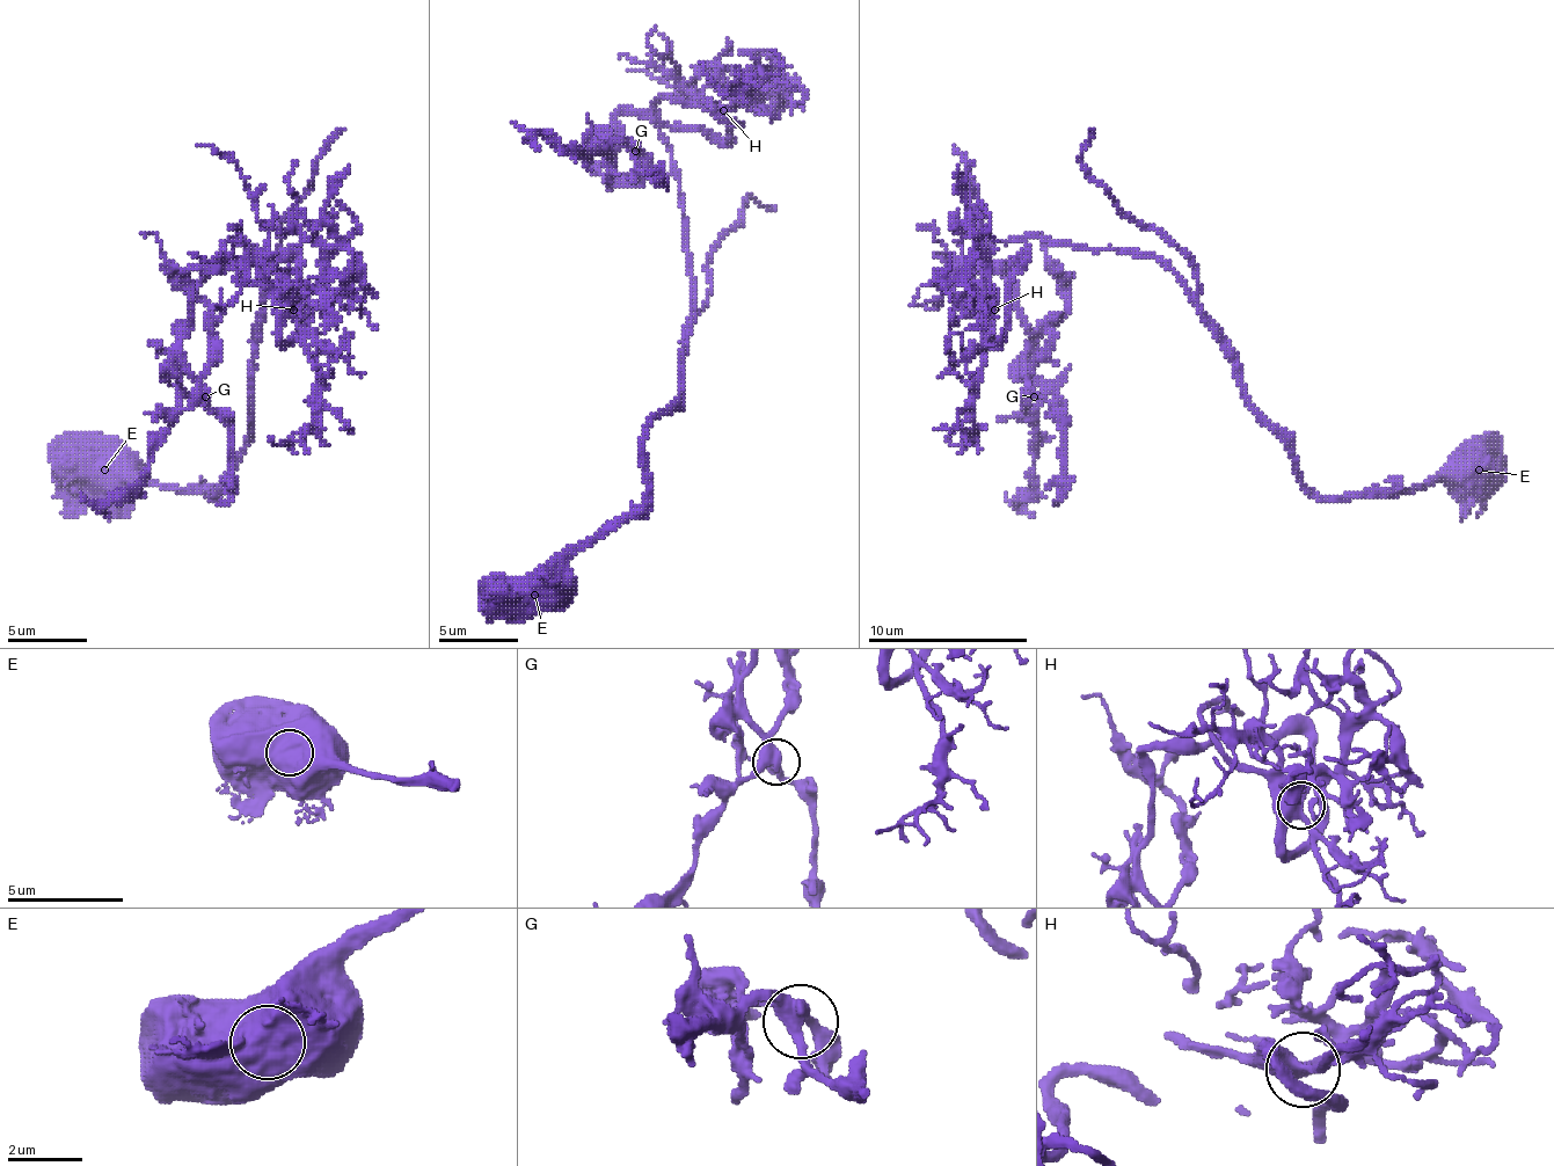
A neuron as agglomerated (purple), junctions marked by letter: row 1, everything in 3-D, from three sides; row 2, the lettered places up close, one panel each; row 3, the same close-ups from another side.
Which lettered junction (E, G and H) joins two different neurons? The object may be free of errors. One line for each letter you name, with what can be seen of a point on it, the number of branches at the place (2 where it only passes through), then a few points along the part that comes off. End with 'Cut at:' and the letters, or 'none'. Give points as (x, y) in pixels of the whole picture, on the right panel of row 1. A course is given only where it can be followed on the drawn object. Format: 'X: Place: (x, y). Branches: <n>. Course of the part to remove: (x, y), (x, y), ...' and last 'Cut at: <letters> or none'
E: Place: (1479, 469). Branches: 1. Course of the part to remove: (1478, 468), (1318, 501), (1249, 401), (1194, 266), (1081, 161), (1089, 129)
Cut at: E

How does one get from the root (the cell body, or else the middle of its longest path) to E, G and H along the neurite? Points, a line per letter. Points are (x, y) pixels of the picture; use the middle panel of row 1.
E: (508, 602), (527, 602), (535, 594)
G: (508, 602), (643, 502), (679, 394), (655, 102), (735, 126), (619, 114), (635, 151)
H: (508, 602), (643, 502), (643, 430), (679, 394), (692, 318), (679, 170), (655, 102), (679, 99), (723, 110)

